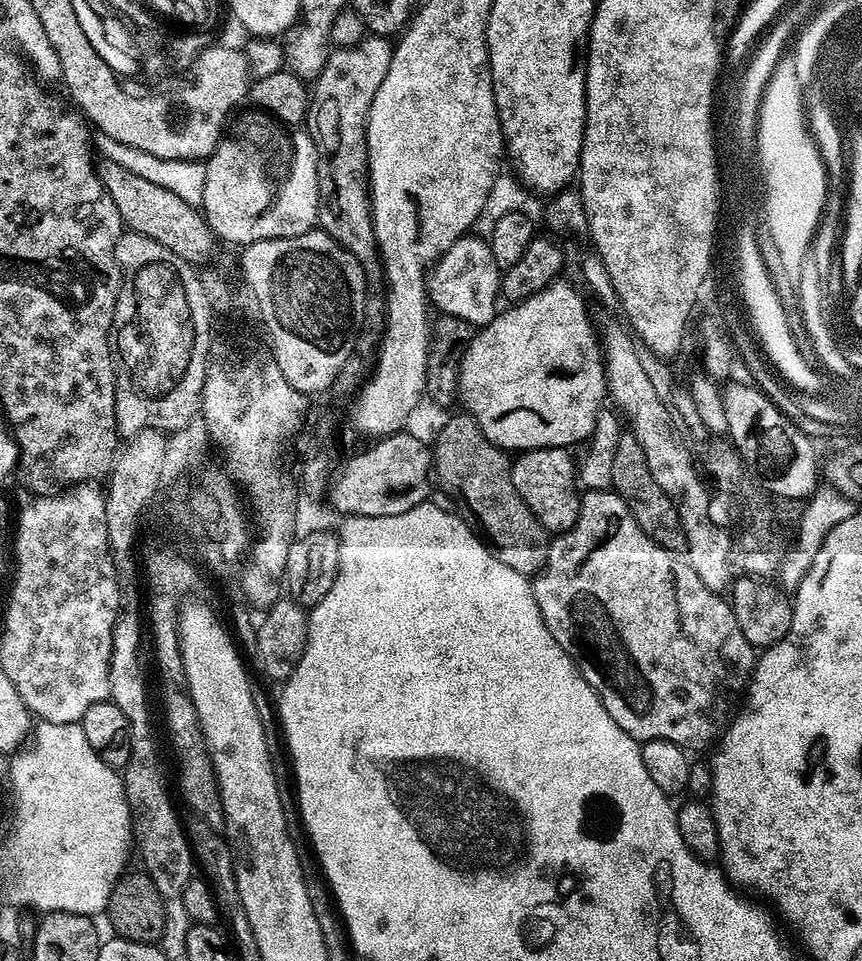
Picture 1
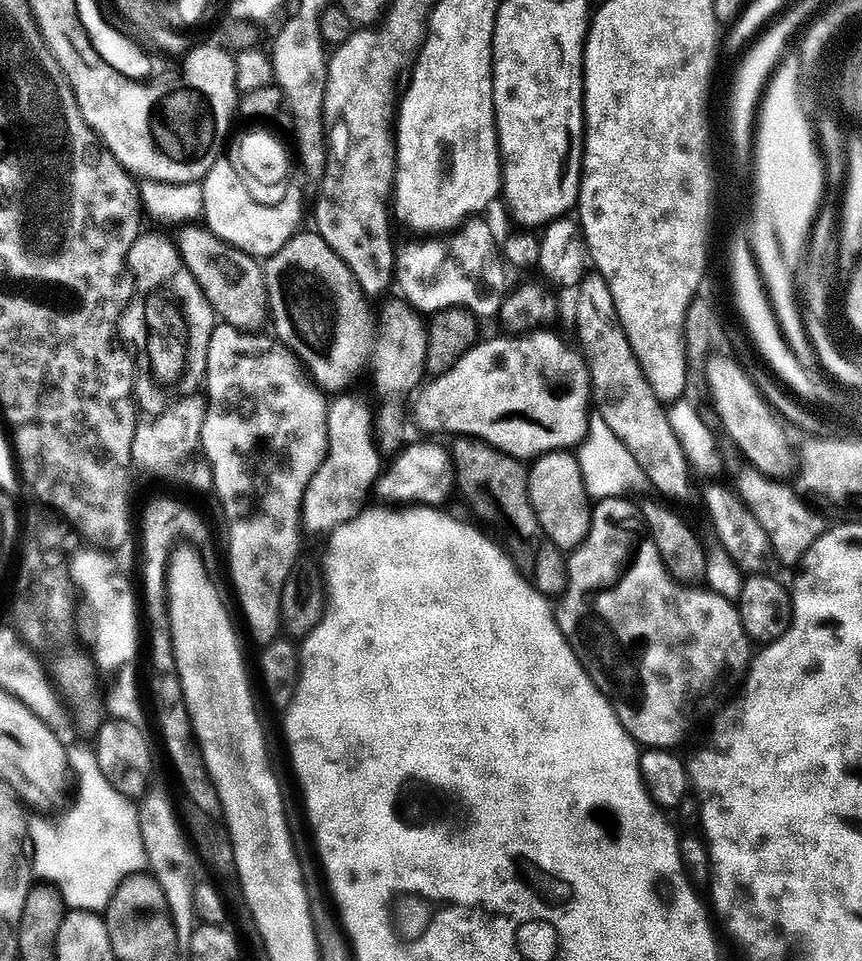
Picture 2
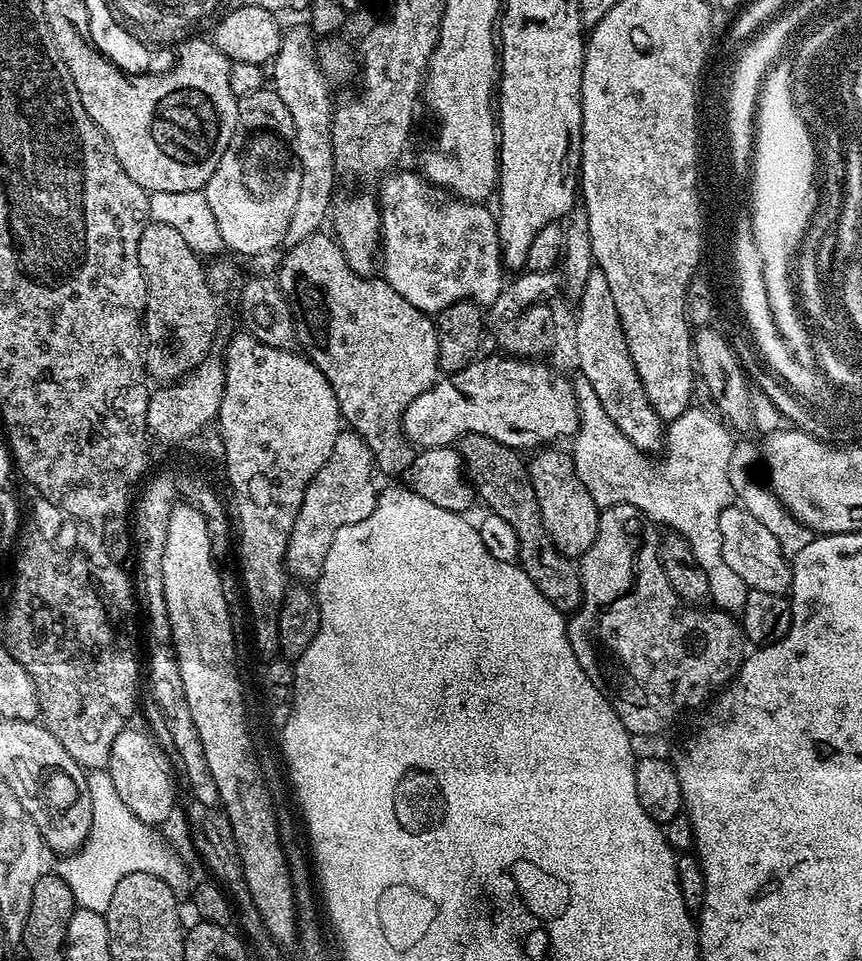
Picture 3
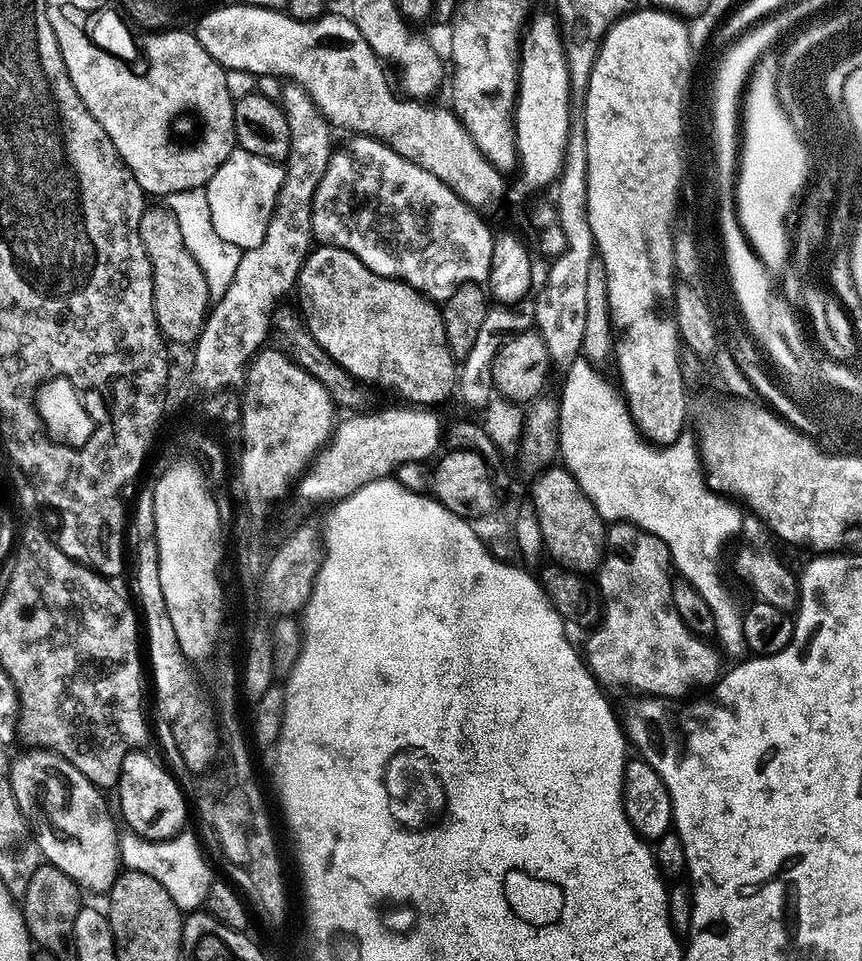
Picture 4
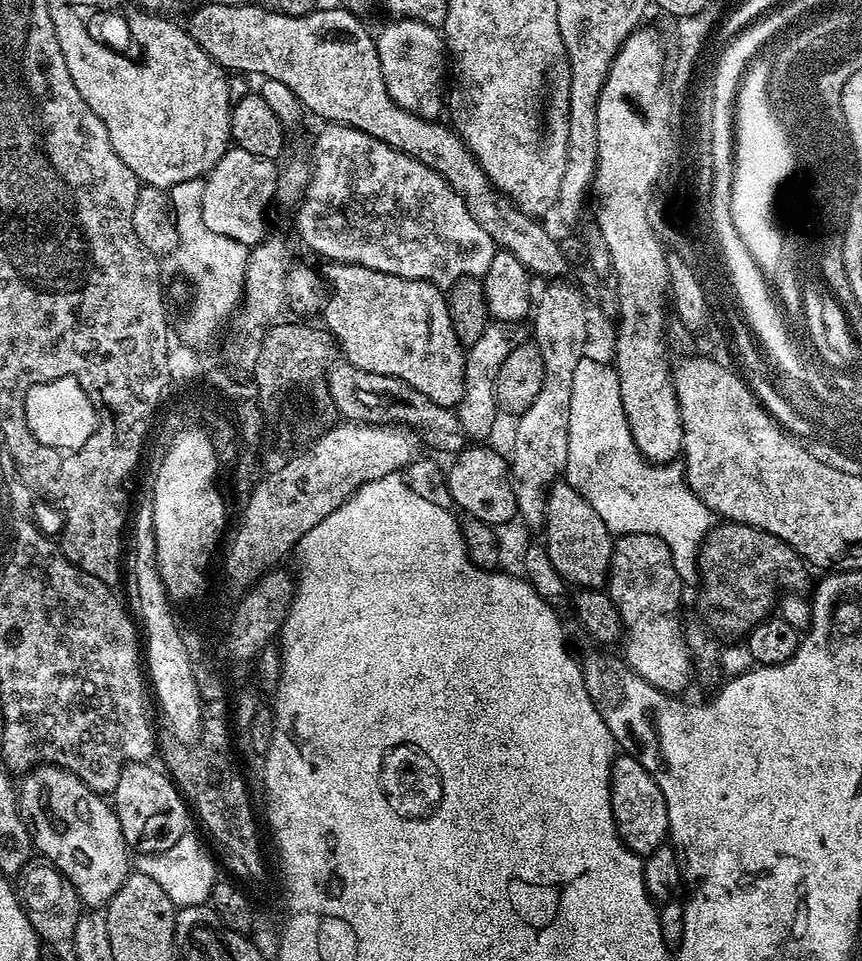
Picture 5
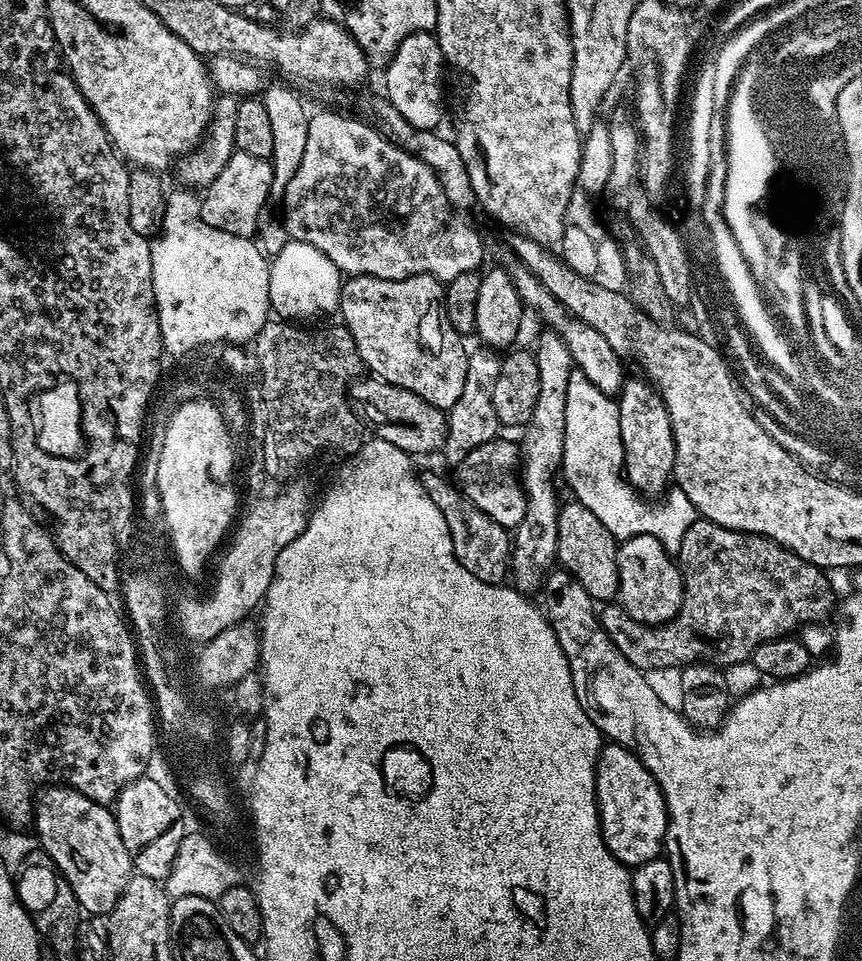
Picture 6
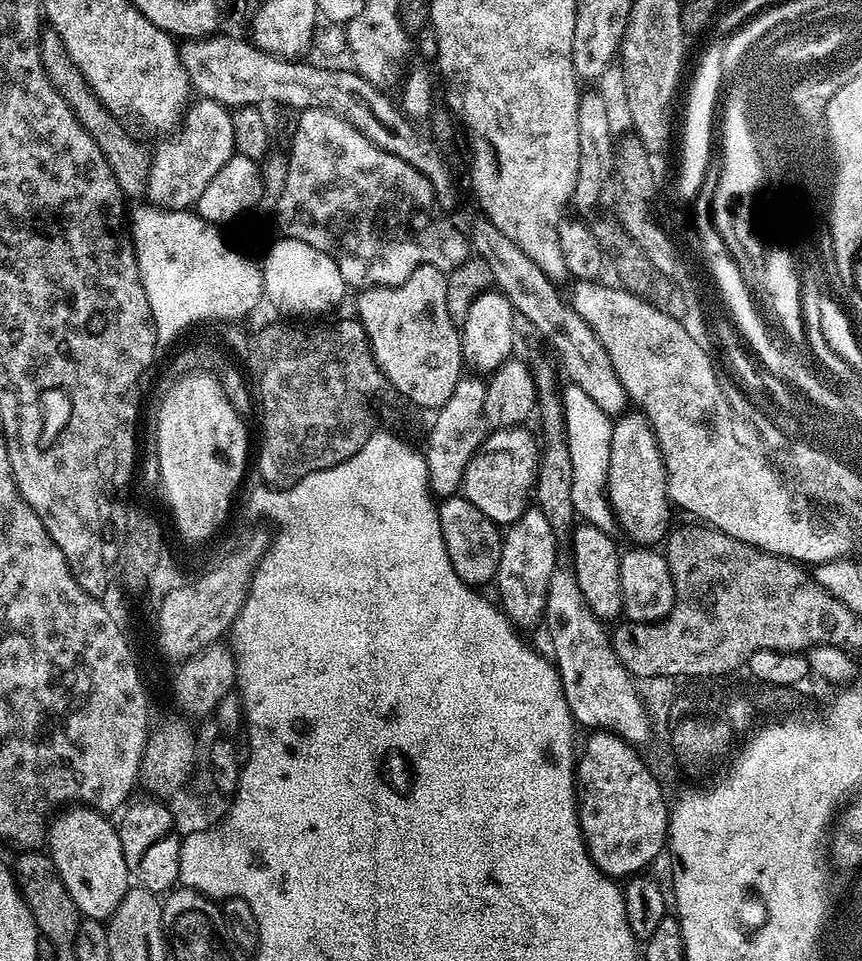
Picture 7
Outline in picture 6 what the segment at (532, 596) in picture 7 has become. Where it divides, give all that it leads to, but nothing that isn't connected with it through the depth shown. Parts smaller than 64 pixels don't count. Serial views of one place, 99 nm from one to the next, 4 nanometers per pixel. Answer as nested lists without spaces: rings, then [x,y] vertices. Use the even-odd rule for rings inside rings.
[[[544,330],[540,336],[540,345],[534,348],[534,355],[538,362],[538,402],[534,402],[534,414],[528,420],[528,423],[523,425],[522,432],[524,432],[524,441],[519,441],[518,447],[522,457],[522,467],[520,470],[520,479],[524,485],[524,502],[526,504],[526,512],[522,514],[522,522],[518,522],[518,526],[514,530],[514,539],[511,541],[511,555],[510,555],[510,576],[514,581],[515,587],[519,591],[528,594],[531,593],[531,588],[541,583],[542,577],[553,567],[556,560],[556,543],[558,542],[558,514],[560,513],[558,507],[558,499],[556,500],[556,488],[552,483],[555,482],[556,476],[558,480],[558,473],[561,471],[564,463],[564,431],[566,430],[566,386],[570,386],[570,374],[574,370],[572,359],[570,358],[570,350],[566,350],[566,342],[562,342],[562,338],[557,332],[551,330]]]

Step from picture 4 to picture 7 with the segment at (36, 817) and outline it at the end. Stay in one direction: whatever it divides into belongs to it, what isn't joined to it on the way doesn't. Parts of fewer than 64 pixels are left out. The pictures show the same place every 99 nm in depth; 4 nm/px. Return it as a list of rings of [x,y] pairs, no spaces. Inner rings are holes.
[[[68,810],[60,815],[51,821],[48,829],[47,851],[81,917],[107,921],[116,913],[130,887],[117,825],[113,821],[111,824],[107,815],[91,810]]]

